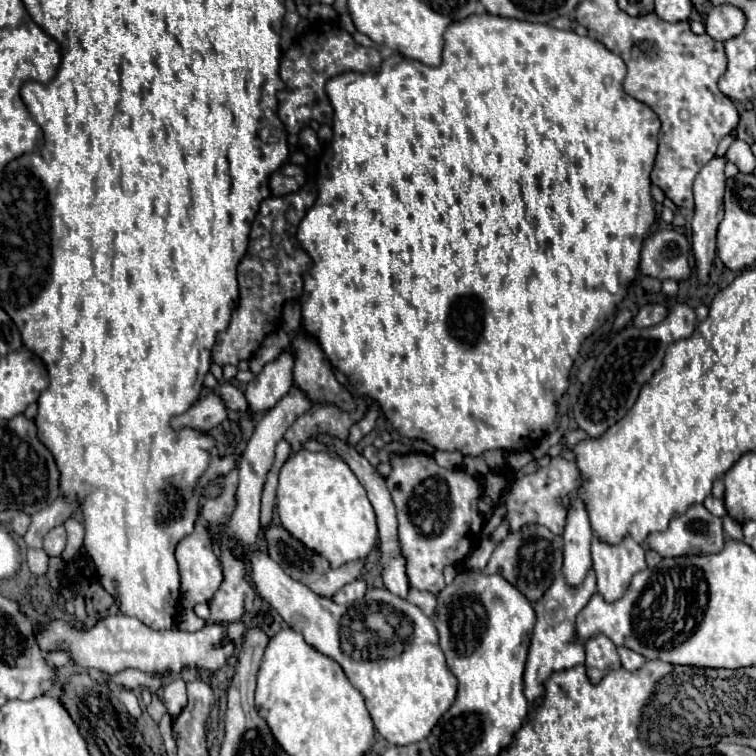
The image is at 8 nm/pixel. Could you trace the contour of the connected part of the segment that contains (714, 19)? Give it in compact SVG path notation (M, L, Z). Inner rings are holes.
M731 4L715 6L715 8L711 8L711 12L707 12L705 28L713 40L727 42L743 32L745 16L739 8L731 6Z

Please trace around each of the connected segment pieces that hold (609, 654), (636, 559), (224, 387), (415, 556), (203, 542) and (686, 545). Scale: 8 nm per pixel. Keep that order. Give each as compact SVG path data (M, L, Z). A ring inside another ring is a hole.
M603 634L585 642L585 654L585 670L591 684L599 684L607 672L621 668L617 646Z
M593 538L591 558L597 576L597 594L601 594L605 602L615 602L621 598L631 578L647 568L643 546L631 538L625 538L617 546L609 546L599 538Z
M219 384L219 388L217 388L215 392L223 398L223 402L225 402L225 406L227 406L229 410L249 412L249 404L247 404L245 394L243 394L239 388L235 388L233 384Z
M421 452L409 454L395 454L391 456L391 476L387 476L387 488L397 508L399 520L399 542L401 550L407 558L407 576L413 588L427 590L431 594L439 594L445 588L443 582L443 568L447 564L461 564L473 550L475 540L481 532L481 512L477 502L477 486L471 486L471 476L465 474L461 468L445 470L435 464L435 460Z
M197 522L195 532L179 542L175 556L179 562L179 574L181 574L181 602L183 602L183 606L193 608L195 604L207 604L215 596L215 592L219 590L221 580L223 580L221 564L213 552L213 544L211 544L211 538L207 532L207 524Z
M703 504L691 506L681 518L673 518L667 532L657 532L647 538L649 548L659 552L663 558L675 558L675 556L707 556L707 554L719 554L725 546L725 532L723 532L723 520L713 516Z

